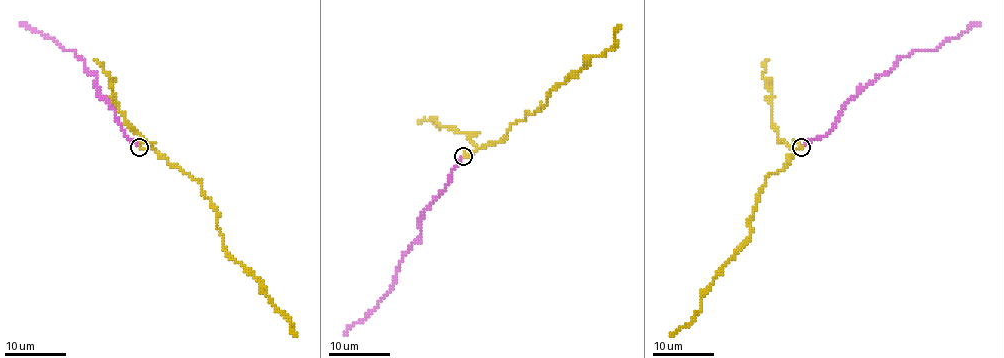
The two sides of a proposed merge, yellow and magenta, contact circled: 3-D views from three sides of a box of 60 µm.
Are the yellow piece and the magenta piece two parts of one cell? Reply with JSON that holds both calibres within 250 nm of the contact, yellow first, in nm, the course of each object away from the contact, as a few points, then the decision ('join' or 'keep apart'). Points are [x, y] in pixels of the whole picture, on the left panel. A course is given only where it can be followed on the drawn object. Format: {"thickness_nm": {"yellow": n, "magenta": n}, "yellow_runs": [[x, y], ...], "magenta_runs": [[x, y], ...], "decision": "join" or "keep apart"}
{"thickness_nm": {"yellow": 150, "magenta": 180}, "yellow_runs": [[139, 146], [154, 149], [202, 186], [217, 214], [222, 246], [260, 283], [268, 298], [297, 335]], "magenta_runs": [[139, 146], [127, 137], [116, 112], [96, 85], [96, 76], [88, 72], [79, 57], [21, 23]], "decision": "join"}

